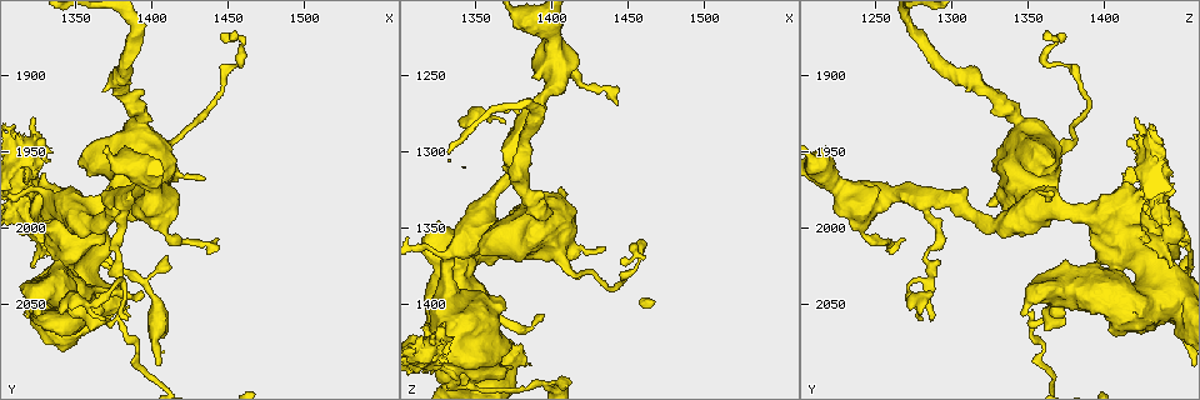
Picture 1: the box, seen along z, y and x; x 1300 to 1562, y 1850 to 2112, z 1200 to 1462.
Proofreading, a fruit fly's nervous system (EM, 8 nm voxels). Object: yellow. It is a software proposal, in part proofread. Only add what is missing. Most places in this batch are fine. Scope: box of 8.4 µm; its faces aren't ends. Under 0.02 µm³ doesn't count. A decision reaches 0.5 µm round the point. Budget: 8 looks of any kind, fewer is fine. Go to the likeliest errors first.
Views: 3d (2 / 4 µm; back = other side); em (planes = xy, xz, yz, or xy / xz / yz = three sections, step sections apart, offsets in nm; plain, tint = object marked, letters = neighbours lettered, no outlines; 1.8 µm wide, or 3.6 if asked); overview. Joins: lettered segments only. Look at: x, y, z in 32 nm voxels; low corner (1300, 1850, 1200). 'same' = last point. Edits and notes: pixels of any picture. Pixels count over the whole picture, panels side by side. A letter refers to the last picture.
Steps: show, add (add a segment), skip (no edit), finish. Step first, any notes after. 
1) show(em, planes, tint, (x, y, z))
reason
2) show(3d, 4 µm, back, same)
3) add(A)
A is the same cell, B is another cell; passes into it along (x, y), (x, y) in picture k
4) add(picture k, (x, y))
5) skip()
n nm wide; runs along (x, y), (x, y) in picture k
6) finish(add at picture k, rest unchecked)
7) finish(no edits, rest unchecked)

show(3d, 4 µm, (1320, 1948, 1428))
abrupt turn

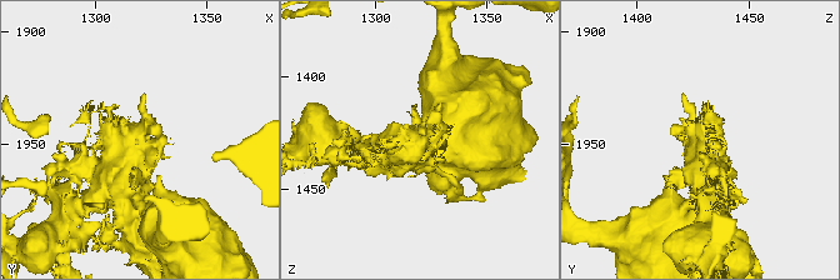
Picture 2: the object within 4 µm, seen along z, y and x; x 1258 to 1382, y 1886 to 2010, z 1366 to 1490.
show(em, 3.6 µm, yz, step 4, tint, (1319, 1950, 1428))

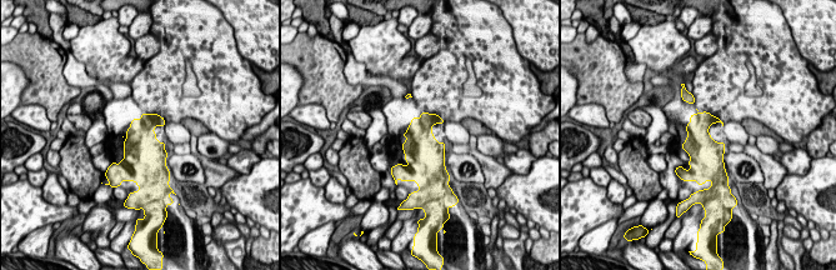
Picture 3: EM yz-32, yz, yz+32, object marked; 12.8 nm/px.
show(em, 3.6 µm, planes, letters, same)
cut it another way

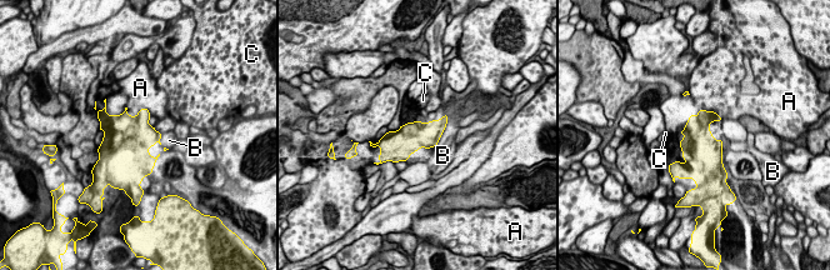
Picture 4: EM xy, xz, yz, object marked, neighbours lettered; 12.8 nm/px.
skip()
A, B and C are other cells; border along (445, 113), (448, 123), (434, 148) in picture 4; no lettered segment goes on from it

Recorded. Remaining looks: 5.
show(em, 3.6 µm, yz, step 8, tint, (1394, 1934, 1342))
thick turns thin

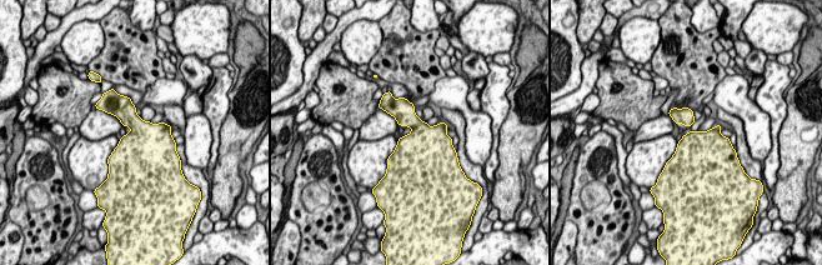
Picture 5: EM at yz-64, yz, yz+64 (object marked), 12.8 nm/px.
show(em, 3.6 µm, yz, step 8, letters, same)

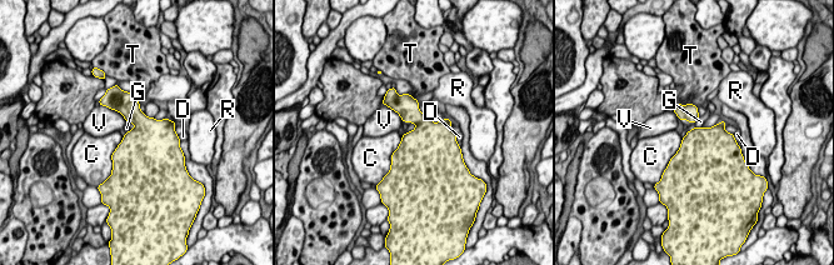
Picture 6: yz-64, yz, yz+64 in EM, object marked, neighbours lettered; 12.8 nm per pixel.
skip()
C touches over 440 nm; C, D, G, R, T and V are other cells; no lettered segment goes on from it

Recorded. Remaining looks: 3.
show(3d, 4 µm, back, (1444, 2006, 1268))
thin end

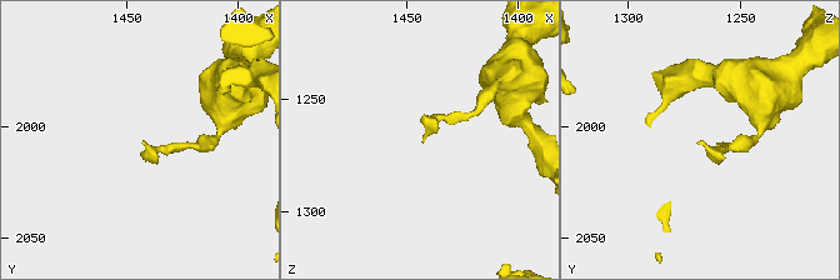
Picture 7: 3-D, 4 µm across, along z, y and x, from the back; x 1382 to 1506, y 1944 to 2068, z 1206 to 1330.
show(em, yz, step 16, tint, (1443, 2008, 1268))

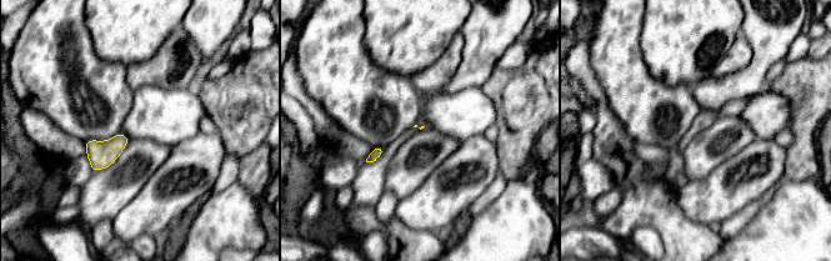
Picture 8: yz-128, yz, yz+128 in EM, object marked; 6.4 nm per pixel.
show(em, planes, letters, same)
cut it another way

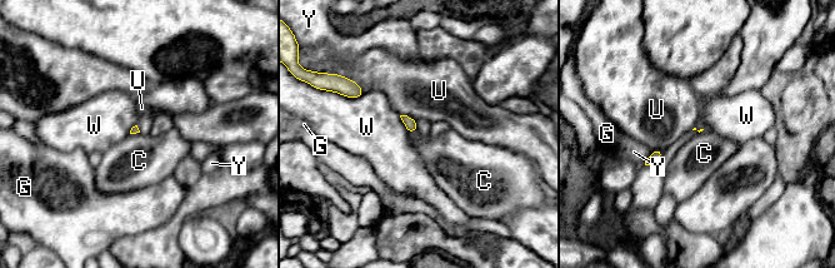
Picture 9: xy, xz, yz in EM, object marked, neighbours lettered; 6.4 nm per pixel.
skip()
C, G, U, W and Y are other cells; border along (416, 129), (409, 133) in picture 9; none of them fits

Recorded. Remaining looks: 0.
finish(no edits, rest unchecked)

